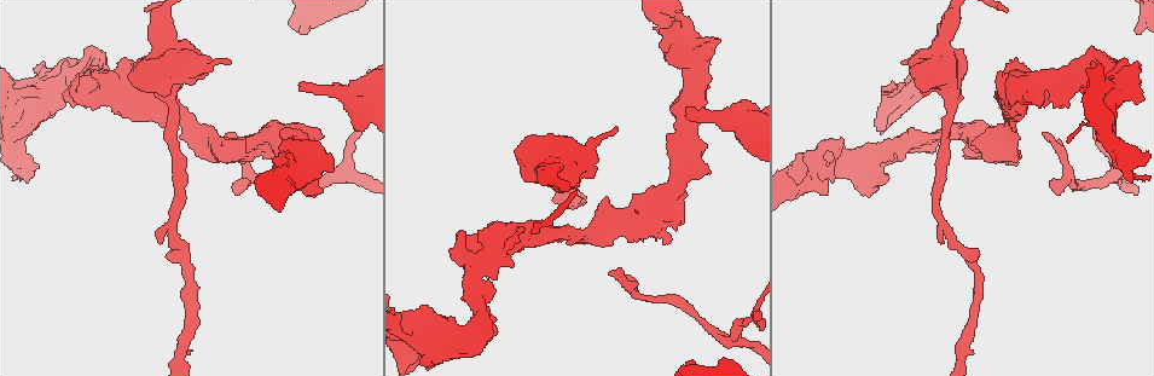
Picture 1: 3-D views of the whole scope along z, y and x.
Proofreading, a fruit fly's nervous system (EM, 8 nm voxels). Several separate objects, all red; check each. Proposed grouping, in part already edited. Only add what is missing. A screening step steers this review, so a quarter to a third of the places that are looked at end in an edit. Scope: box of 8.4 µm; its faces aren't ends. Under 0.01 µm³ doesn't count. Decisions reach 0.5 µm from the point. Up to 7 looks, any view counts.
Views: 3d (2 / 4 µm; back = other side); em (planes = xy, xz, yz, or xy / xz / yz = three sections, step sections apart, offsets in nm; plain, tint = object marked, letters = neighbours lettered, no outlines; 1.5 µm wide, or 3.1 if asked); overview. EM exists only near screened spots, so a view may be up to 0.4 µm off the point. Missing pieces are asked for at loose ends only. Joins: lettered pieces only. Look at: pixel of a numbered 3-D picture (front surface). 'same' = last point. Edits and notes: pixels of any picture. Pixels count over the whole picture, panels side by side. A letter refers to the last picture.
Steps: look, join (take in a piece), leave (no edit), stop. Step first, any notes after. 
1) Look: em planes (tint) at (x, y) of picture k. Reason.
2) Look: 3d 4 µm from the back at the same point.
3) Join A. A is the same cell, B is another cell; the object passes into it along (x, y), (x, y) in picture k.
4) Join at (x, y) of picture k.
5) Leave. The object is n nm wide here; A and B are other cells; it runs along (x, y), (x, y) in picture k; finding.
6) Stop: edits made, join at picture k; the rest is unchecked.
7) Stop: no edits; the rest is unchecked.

Look: em planes (letters) at (685, 109) of picture 1. An open end.

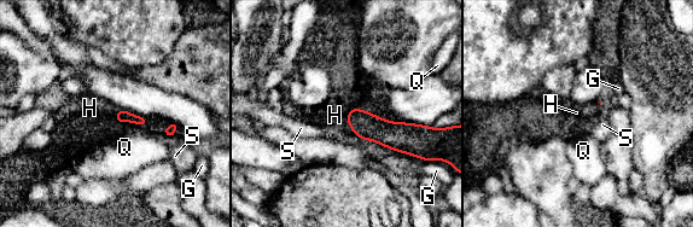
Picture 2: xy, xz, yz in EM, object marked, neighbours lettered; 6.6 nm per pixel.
Join H. H is the same cell, G, Q and S are other cells; the object passes into it along (366, 126), (347, 120), (335, 115) in picture 2; it goes on there.

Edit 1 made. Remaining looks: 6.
Look: overview. Redraw.

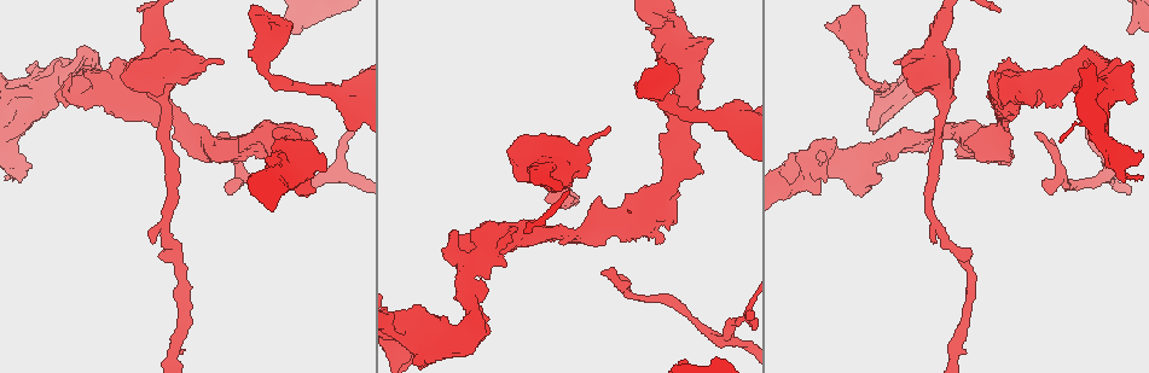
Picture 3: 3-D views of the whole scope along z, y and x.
Look: em planes (letters) at (876, 179) of picture 3. Branch stops here.

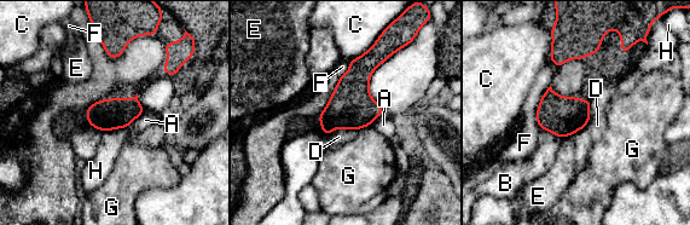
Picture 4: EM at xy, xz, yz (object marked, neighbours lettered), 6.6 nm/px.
Leave. The object is 200 nm wide here; A, B, C, D, E, F, G and H are other cells; a border runs along (357, 130), (335, 128), (326, 136) in picture 4; none of them fits.

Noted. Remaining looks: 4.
Look: em planes (letters) at (1045, 188) of picture 3. An open end.

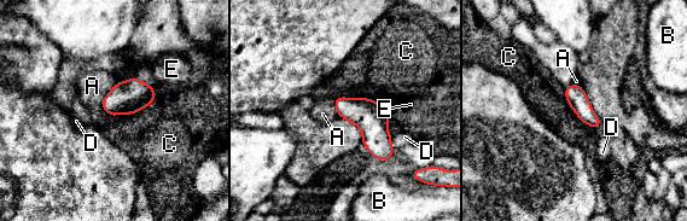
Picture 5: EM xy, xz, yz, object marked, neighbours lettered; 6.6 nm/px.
Leave. A, B, C, D and E are other cells; a border runs along (564, 98), (574, 112), (594, 129) in picture 5; no lettered piece goes on from it.

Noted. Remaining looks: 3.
Stop: edits made, join at picture 2; the rest is unchecked.

